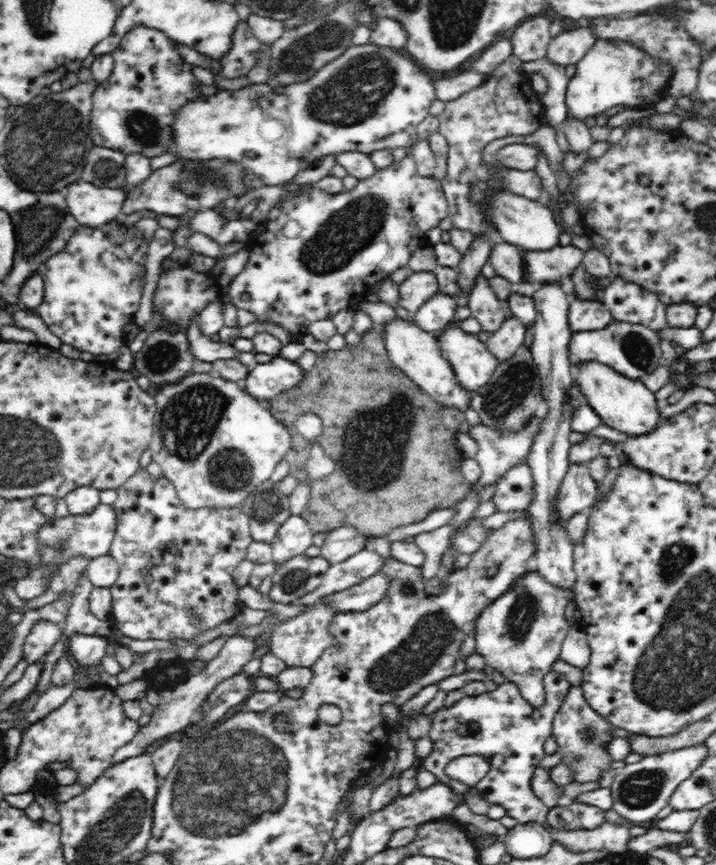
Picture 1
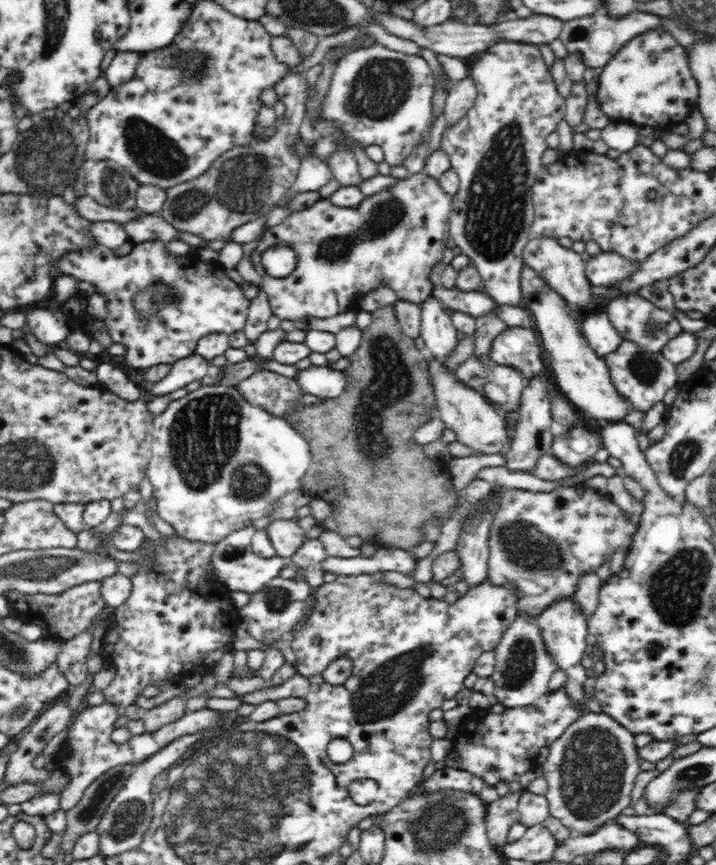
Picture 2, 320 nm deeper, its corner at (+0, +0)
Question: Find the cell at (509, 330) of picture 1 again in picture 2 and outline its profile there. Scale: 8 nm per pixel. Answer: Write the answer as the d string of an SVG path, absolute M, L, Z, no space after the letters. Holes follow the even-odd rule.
M475 353L466 358L456 370L458 378L472 386L474 390L486 394L486 386L498 386L506 394L507 403L498 404L501 412L517 412L521 405L520 396L525 388L525 380L518 371L496 364L490 357L477 358Z

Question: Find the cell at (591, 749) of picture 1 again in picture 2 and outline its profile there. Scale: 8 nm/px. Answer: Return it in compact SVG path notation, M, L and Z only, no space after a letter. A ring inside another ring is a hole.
M589 712L582 715L570 727L564 730L560 738L550 743L546 762L539 766L542 776L548 783L545 797L549 802L549 815L558 818L568 830L575 834L590 834L604 826L606 822L615 822L616 816L630 806L632 790L636 776L640 774L639 751L634 743L635 734L621 726L608 714Z

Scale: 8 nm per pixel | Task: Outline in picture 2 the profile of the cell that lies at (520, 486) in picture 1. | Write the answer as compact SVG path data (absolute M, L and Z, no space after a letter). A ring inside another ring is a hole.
M574 487L556 488L550 491L506 488L501 494L499 507L490 525L489 560L487 578L498 587L512 585L518 598L517 615L530 615L537 620L556 599L573 596L579 579L587 572L597 572L603 564L609 564L616 550L630 550L634 526L623 510L606 493L584 488L580 494Z

